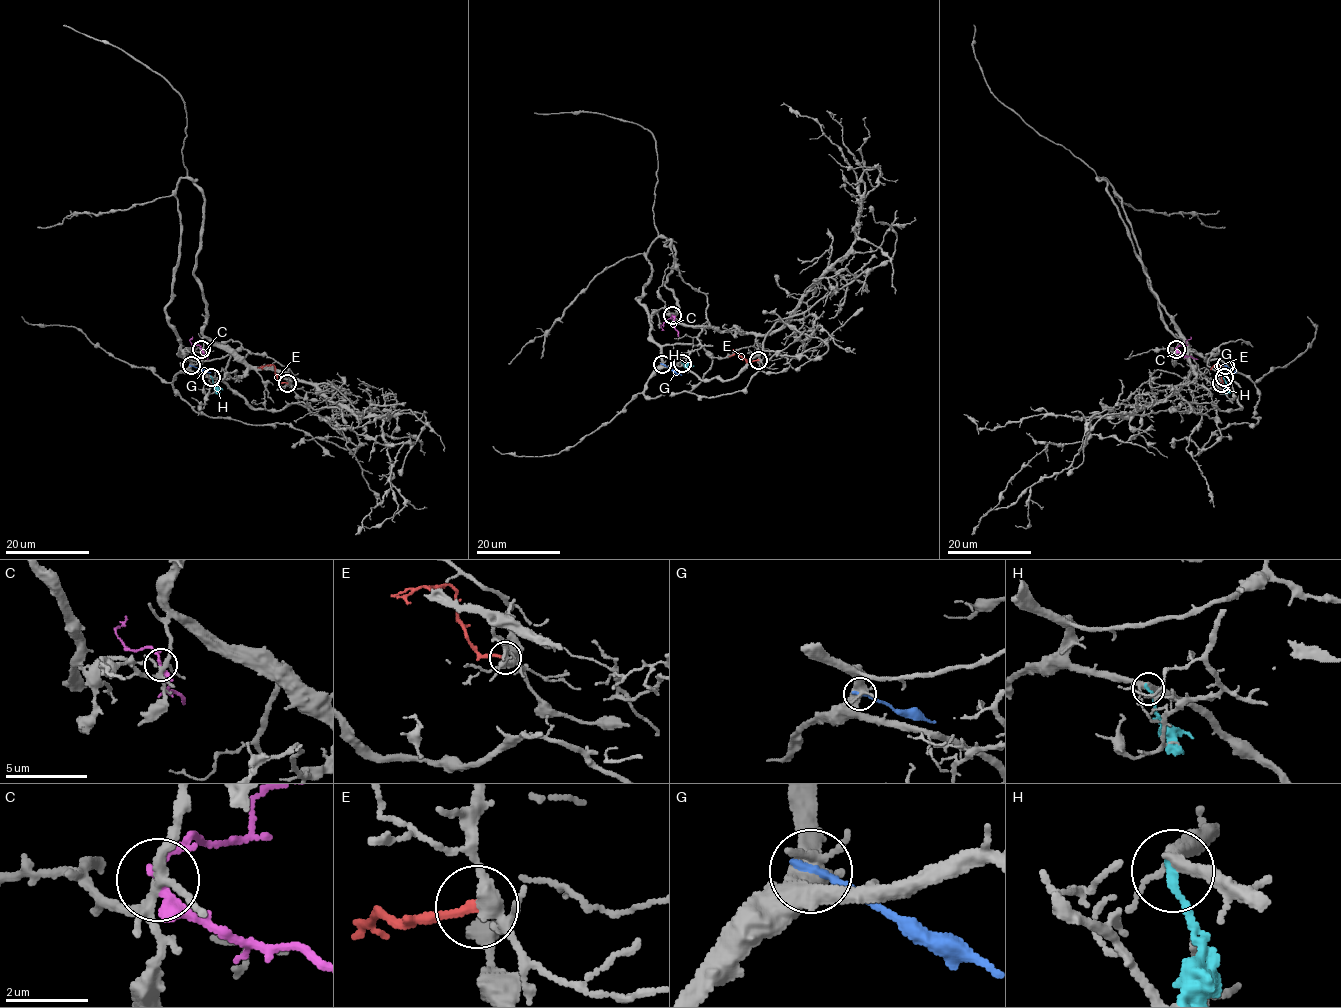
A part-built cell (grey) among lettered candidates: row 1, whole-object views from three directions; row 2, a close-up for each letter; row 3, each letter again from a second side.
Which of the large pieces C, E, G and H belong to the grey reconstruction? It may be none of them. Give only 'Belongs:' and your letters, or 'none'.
Belongs: E

